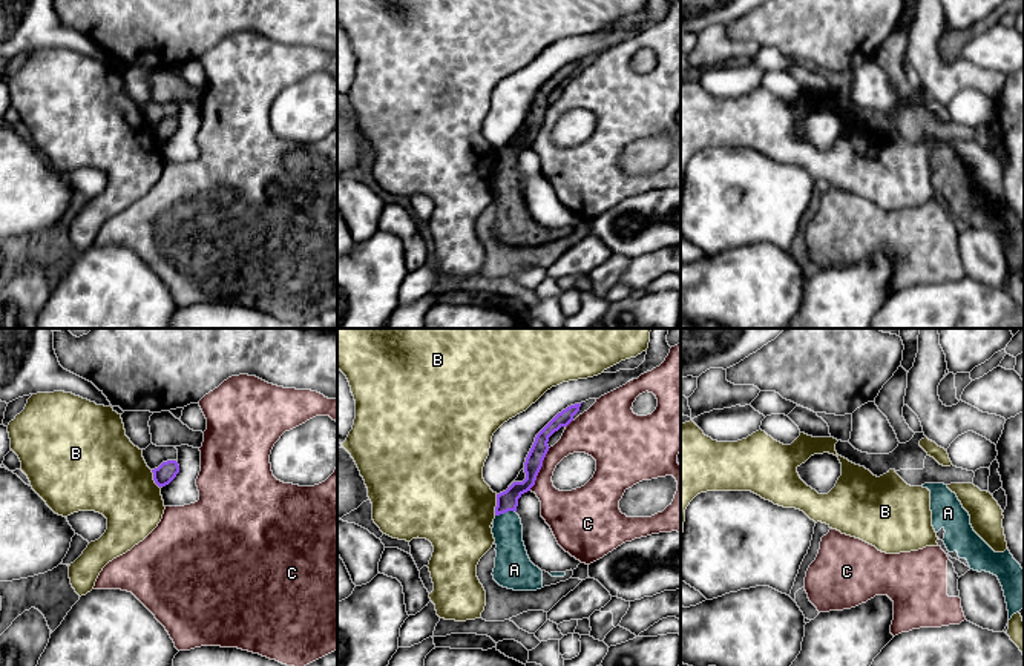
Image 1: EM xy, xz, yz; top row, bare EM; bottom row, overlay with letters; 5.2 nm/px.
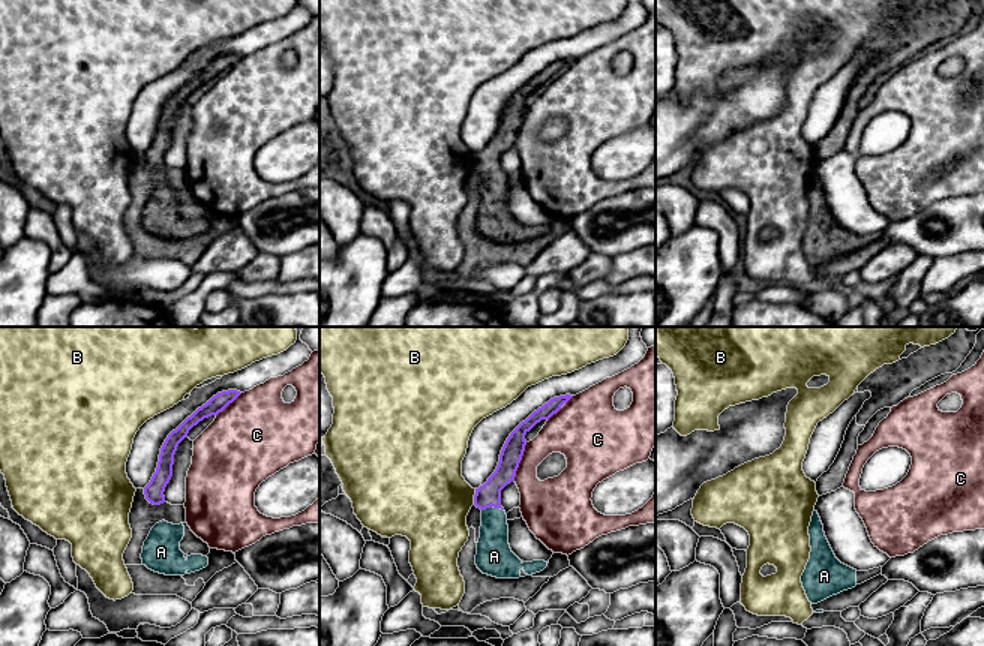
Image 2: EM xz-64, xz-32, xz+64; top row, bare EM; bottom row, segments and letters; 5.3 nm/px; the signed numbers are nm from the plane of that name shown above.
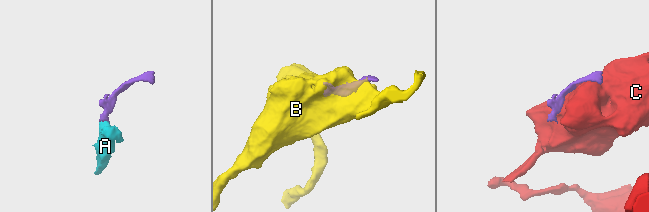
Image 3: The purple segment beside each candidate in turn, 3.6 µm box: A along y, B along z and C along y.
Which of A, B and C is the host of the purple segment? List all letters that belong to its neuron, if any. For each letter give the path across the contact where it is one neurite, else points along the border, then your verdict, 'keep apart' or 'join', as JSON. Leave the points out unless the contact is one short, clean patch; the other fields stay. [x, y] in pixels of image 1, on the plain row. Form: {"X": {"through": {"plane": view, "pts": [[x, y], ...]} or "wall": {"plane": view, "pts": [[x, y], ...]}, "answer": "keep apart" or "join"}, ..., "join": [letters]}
{"A": {"through": {"plane": "xz", "pts": [[508, 157], [505, 168], [512, 214]]}, "answer": "join"}, "B": {"answer": "keep apart"}, "C": {"answer": "keep apart"}, "join": ["A"]}

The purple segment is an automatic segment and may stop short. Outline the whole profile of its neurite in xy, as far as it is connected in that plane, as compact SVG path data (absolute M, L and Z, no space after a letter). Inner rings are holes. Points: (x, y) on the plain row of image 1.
M176 117L162 118L158 124L152 126L155 140L161 144L169 141L179 129Z

